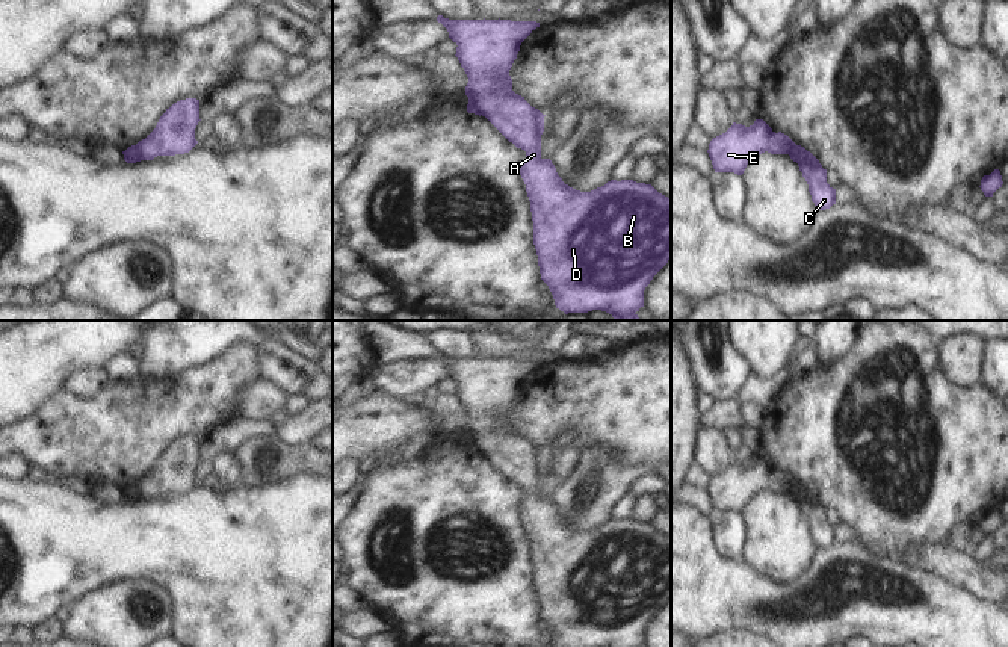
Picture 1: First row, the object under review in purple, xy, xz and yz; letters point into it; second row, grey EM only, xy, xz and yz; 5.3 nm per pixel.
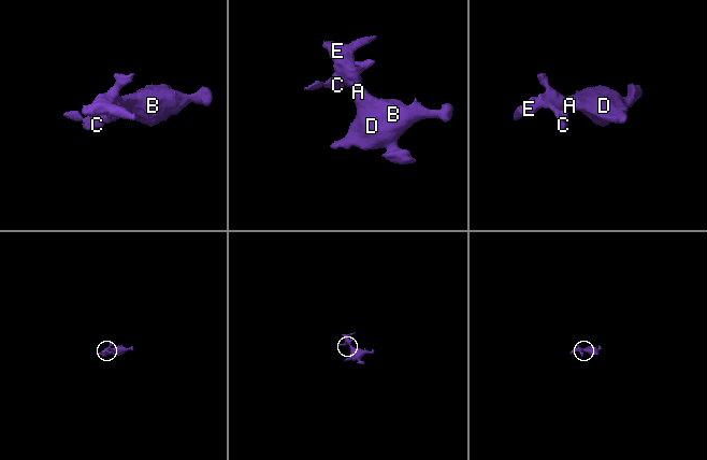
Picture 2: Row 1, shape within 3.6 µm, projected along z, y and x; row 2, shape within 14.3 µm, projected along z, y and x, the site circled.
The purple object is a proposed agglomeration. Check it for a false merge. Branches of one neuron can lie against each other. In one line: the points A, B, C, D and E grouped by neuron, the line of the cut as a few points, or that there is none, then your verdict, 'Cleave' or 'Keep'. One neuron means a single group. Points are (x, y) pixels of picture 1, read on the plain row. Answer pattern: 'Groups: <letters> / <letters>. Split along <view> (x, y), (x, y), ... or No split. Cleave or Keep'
Groups: A B D E / C. Split along xy (135, 484), (142, 498). Cleave.

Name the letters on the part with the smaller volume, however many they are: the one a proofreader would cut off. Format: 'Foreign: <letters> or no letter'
Foreign: C

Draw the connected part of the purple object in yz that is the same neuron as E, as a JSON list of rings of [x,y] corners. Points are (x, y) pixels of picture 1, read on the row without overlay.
[[[763,458],[745,466],[733,461],[722,473],[709,482],[709,496],[715,511],[742,514],[747,503],[759,493],[789,493],[796,482],[784,472],[775,472]]]

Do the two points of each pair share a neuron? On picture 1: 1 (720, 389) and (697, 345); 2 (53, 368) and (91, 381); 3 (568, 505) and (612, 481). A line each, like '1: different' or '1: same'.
1: same
2: different
3: same

